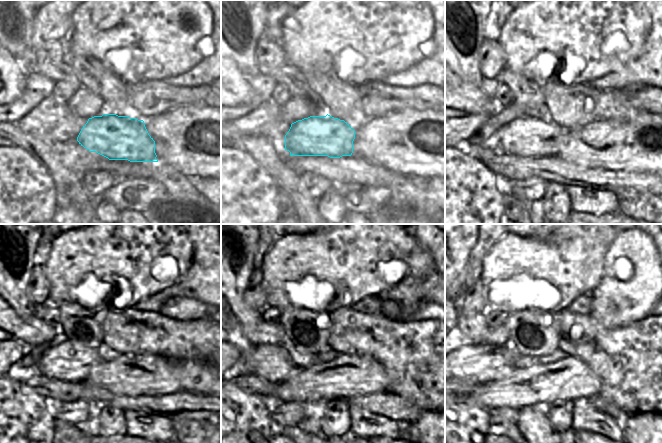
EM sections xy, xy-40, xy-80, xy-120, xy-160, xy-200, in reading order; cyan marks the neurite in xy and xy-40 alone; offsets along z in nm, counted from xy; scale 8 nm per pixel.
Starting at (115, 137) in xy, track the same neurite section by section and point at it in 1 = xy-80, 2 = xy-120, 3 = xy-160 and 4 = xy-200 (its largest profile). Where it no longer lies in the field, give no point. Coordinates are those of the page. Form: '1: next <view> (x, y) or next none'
1: next xy-80 (522, 136)
2: next xy-120 (69, 361)
3: next xy-160 (274, 362)
4: next xy-200 (479, 363)

